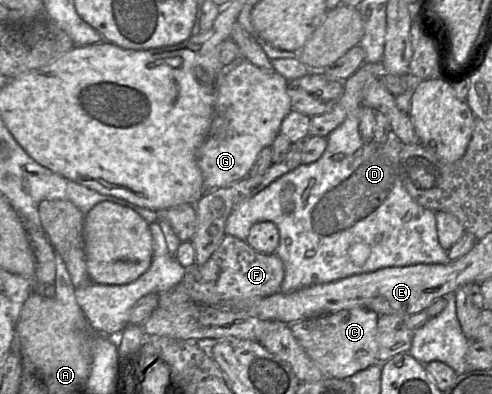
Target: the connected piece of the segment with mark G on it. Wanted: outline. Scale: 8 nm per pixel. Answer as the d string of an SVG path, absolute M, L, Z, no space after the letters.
M241 59L227 67L214 107L209 133L196 155L205 192L245 178L260 151L272 146L281 123L291 111L288 81L275 71L266 71Z

